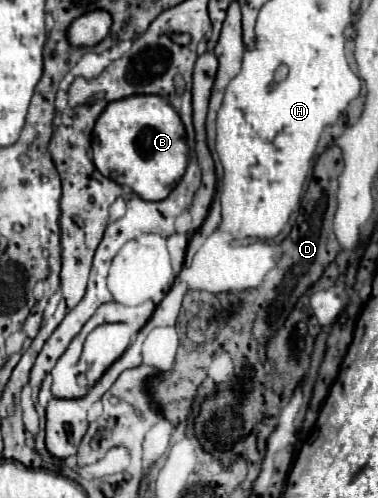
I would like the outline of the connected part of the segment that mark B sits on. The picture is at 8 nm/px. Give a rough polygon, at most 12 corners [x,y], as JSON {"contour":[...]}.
{"contour":[[155,94],[109,102],[103,176],[167,198],[187,168],[183,122]]}

